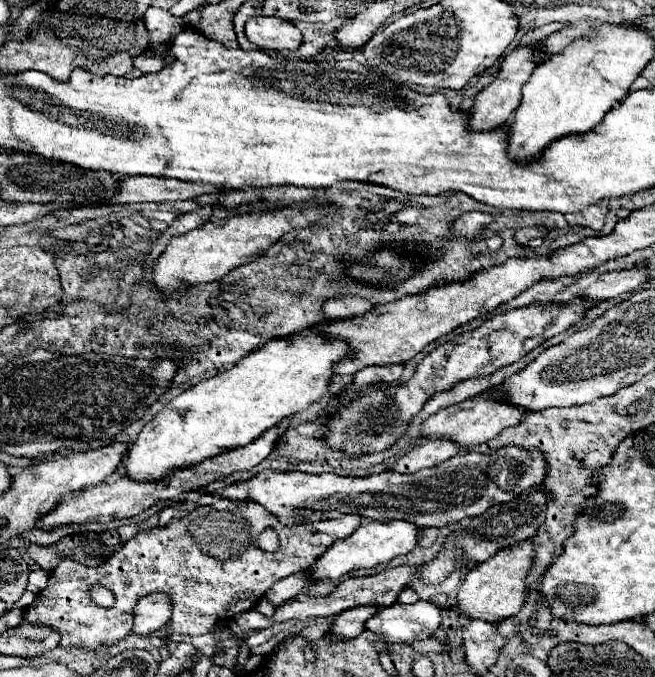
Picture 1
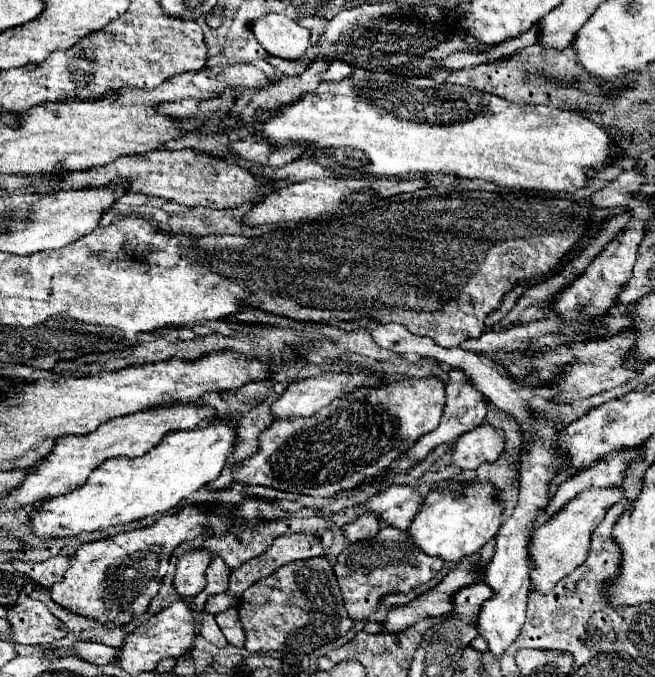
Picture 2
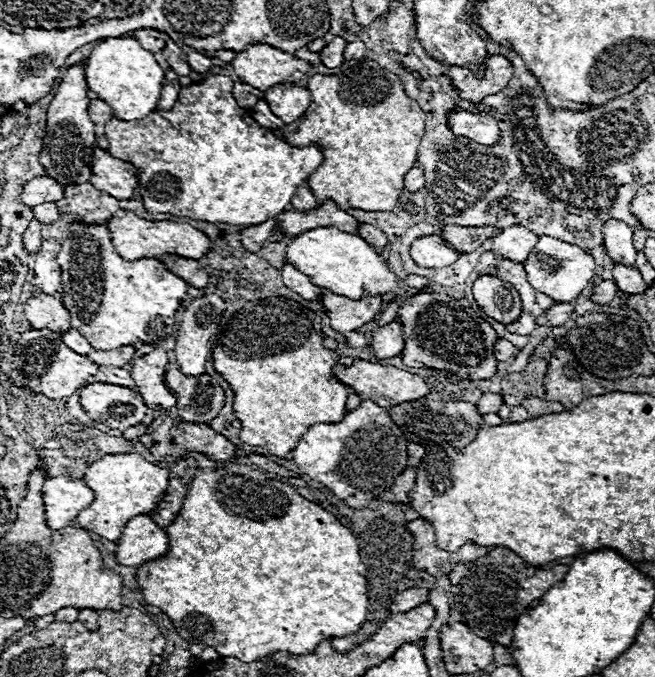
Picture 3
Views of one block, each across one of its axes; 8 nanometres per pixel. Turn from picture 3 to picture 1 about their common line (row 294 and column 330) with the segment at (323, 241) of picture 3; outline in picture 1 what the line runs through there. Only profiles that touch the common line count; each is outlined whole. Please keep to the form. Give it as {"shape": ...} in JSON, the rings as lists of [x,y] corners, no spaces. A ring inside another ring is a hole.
{"shape":[[[308,332],[268,340],[232,370],[204,380],[170,400],[130,446],[126,462],[122,462],[124,474],[136,482],[160,482],[172,470],[196,466],[232,446],[254,442],[264,430],[326,396],[332,364],[344,358],[346,352],[346,342],[332,342],[332,338]]]}

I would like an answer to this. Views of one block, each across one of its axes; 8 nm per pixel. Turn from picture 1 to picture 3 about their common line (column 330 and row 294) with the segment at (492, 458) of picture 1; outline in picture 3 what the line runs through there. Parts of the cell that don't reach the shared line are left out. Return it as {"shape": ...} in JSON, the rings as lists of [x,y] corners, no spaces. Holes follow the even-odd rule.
{"shape":[[[486,274],[474,282],[472,294],[478,306],[496,322],[510,324],[520,318],[520,312],[522,312],[520,296],[510,282],[504,282],[496,276]]]}

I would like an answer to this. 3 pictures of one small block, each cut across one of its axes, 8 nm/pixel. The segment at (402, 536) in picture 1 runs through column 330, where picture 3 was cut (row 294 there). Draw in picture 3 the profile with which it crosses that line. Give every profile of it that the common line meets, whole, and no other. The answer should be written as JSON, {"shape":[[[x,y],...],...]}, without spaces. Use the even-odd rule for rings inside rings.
{"shape":[[[542,236],[538,240],[538,244],[534,246],[534,252],[530,252],[530,256],[524,260],[524,268],[526,268],[526,278],[530,280],[530,286],[550,296],[556,302],[576,300],[596,274],[594,258],[586,250],[580,250],[574,244],[568,244],[550,236]]]}

